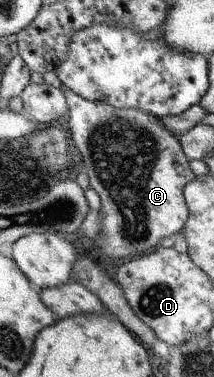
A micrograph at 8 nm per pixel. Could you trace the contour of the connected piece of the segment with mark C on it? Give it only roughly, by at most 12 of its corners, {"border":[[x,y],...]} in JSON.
{"border":[[68,88],[101,198],[101,259],[139,257],[189,217],[179,137]]}

